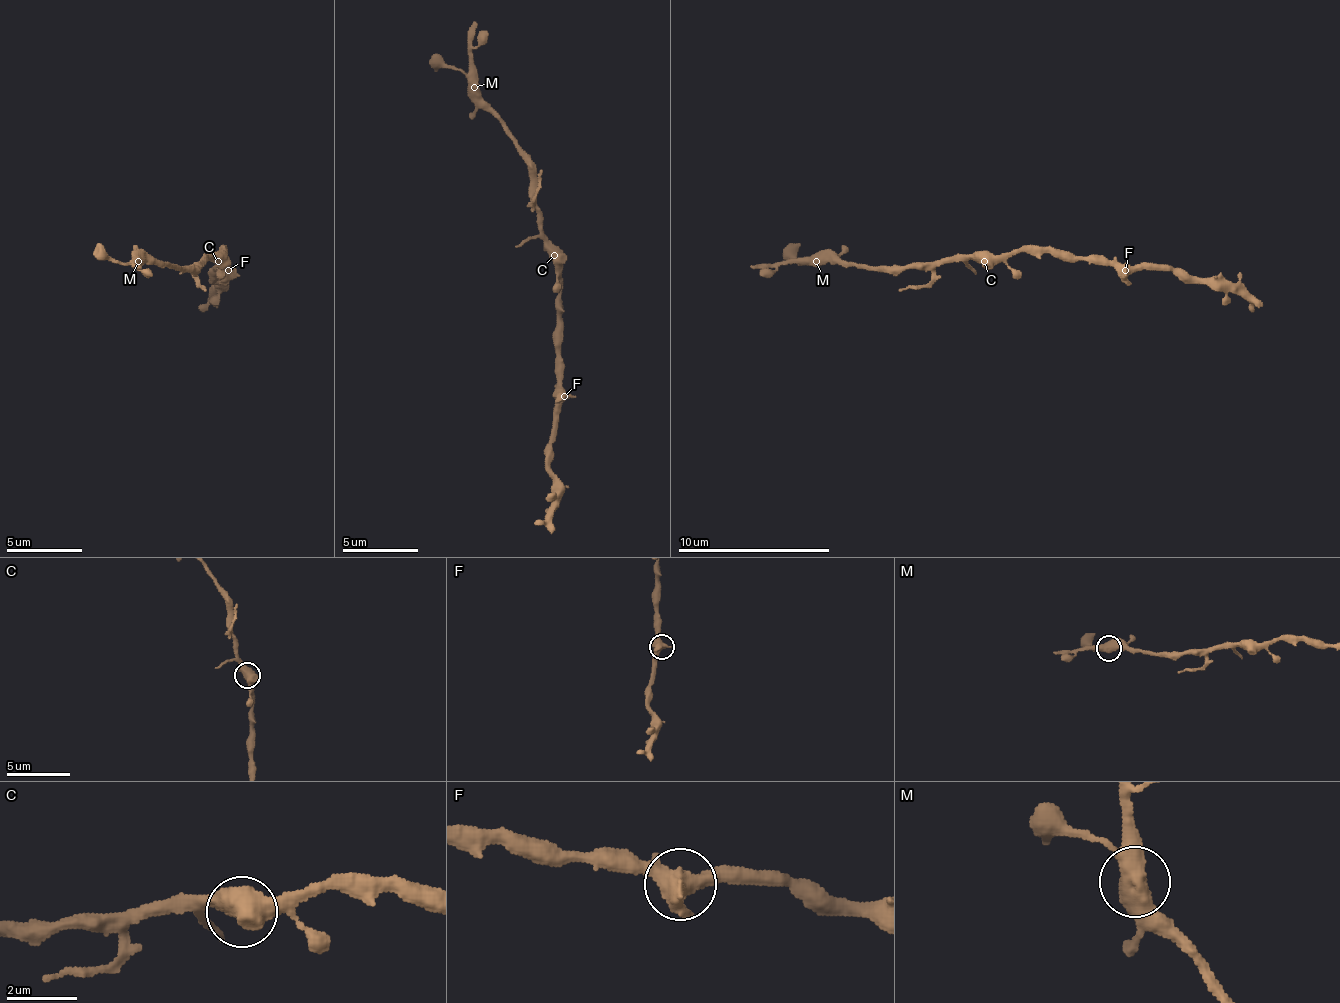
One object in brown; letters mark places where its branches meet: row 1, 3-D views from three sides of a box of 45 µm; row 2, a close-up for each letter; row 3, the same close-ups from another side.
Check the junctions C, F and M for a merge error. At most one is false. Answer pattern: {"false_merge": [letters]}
{"false_merge": []}

